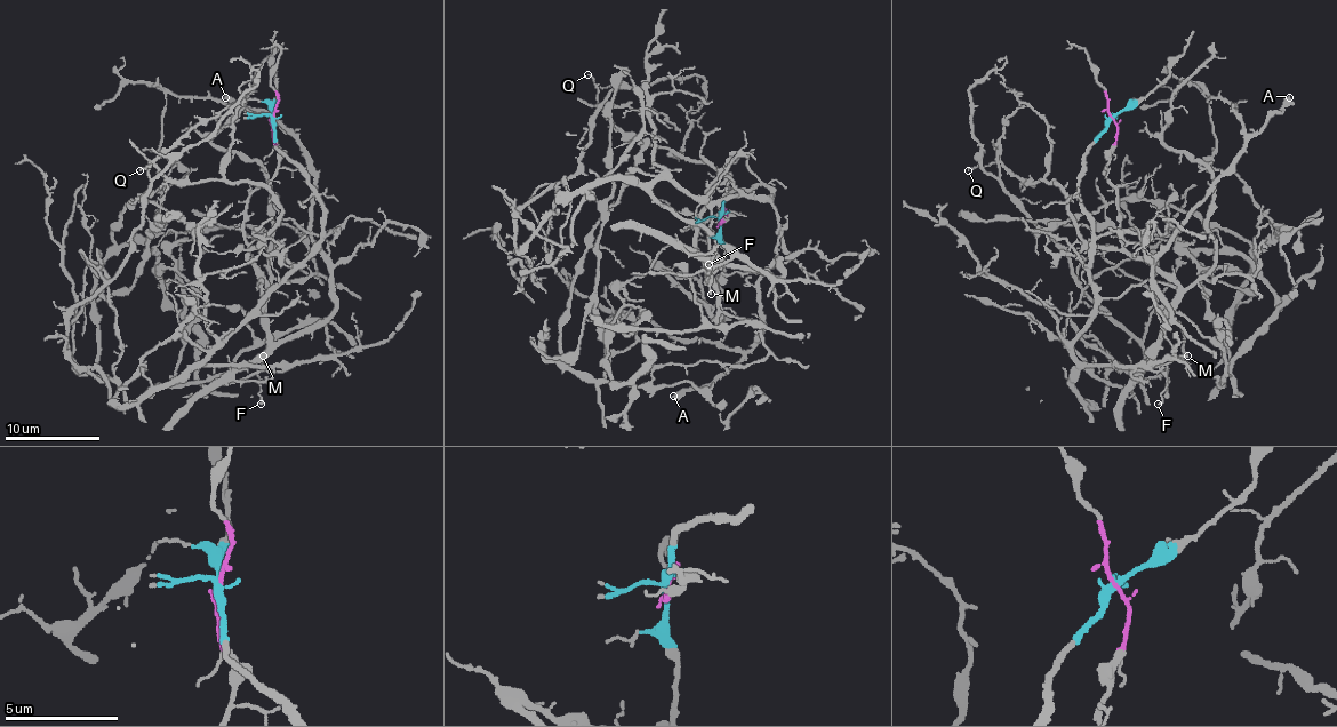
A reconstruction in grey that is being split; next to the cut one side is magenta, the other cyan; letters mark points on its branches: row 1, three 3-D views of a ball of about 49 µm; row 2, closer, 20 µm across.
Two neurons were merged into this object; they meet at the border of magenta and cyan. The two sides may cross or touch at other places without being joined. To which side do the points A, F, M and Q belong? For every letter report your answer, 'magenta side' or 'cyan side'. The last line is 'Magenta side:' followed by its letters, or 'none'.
A: magenta side
F: magenta side
M: magenta side
Q: magenta side
Magenta side: A, F, M, Q

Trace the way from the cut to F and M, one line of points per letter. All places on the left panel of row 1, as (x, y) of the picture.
F: (274, 118), (277, 172), (250, 196), (243, 240), (266, 346), (233, 375), (271, 373), (257, 368), (259, 404)
M: (274, 118), (277, 172), (250, 196), (243, 240), (264, 287), (266, 346), (233, 377), (266, 382), (262, 356)

